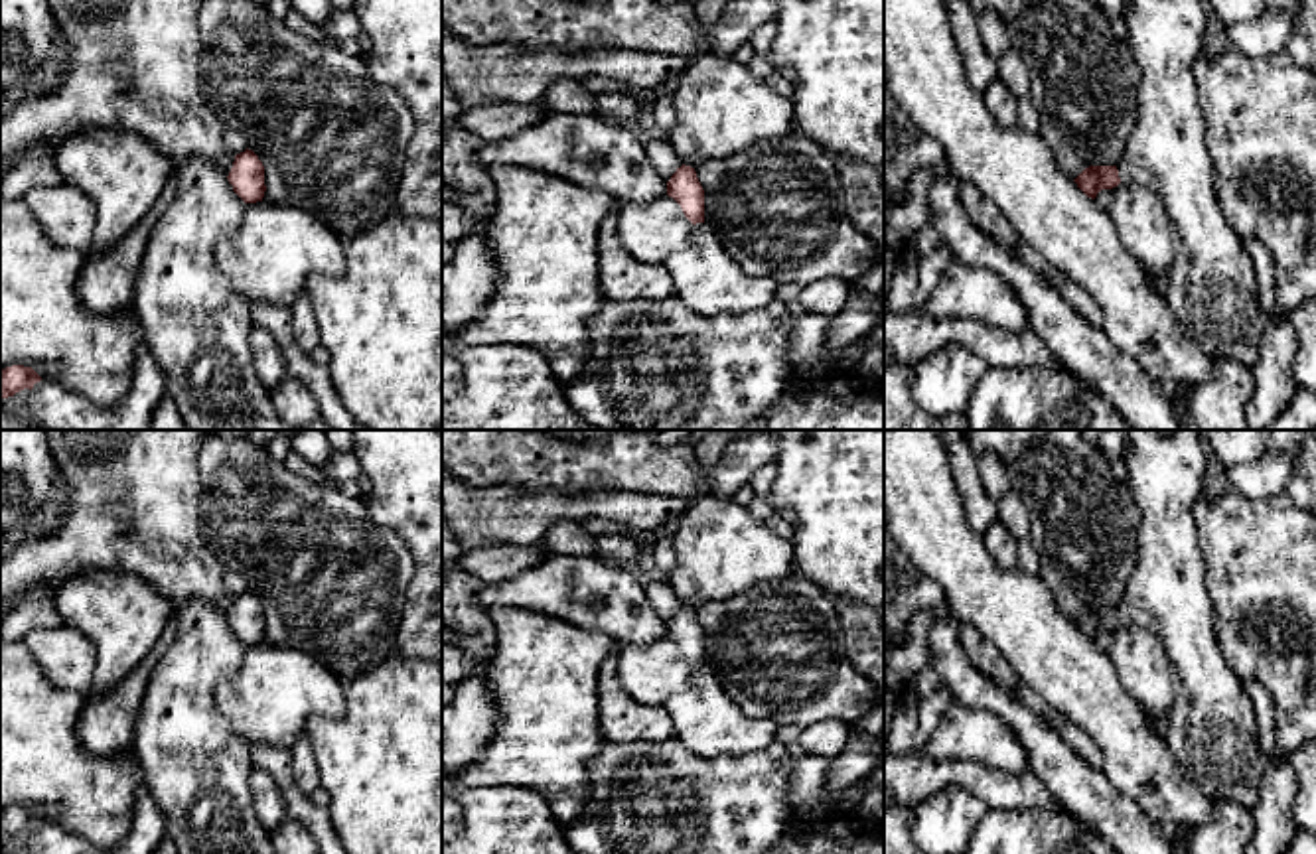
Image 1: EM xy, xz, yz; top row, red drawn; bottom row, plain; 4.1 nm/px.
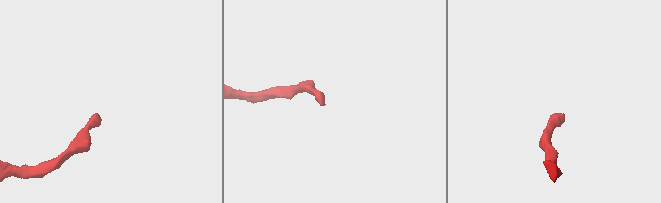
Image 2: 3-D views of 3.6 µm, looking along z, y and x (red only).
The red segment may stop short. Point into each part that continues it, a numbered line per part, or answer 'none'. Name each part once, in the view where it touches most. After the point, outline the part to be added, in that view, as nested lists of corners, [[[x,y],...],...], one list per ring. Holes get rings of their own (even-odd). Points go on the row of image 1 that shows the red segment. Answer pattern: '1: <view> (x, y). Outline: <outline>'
1: yz (1212, 292). Outline: [[[1129,0],[1123,22],[1138,67],[1138,107],[1119,178],[1152,189],[1176,225],[1180,247],[1164,298],[1180,329],[1251,369],[1275,316],[1259,308],[1245,241],[1215,199],[1192,71],[1204,51],[1206,10],[1200,0]]]

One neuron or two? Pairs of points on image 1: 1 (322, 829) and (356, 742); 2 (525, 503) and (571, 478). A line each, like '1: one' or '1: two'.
1: two
2: two

